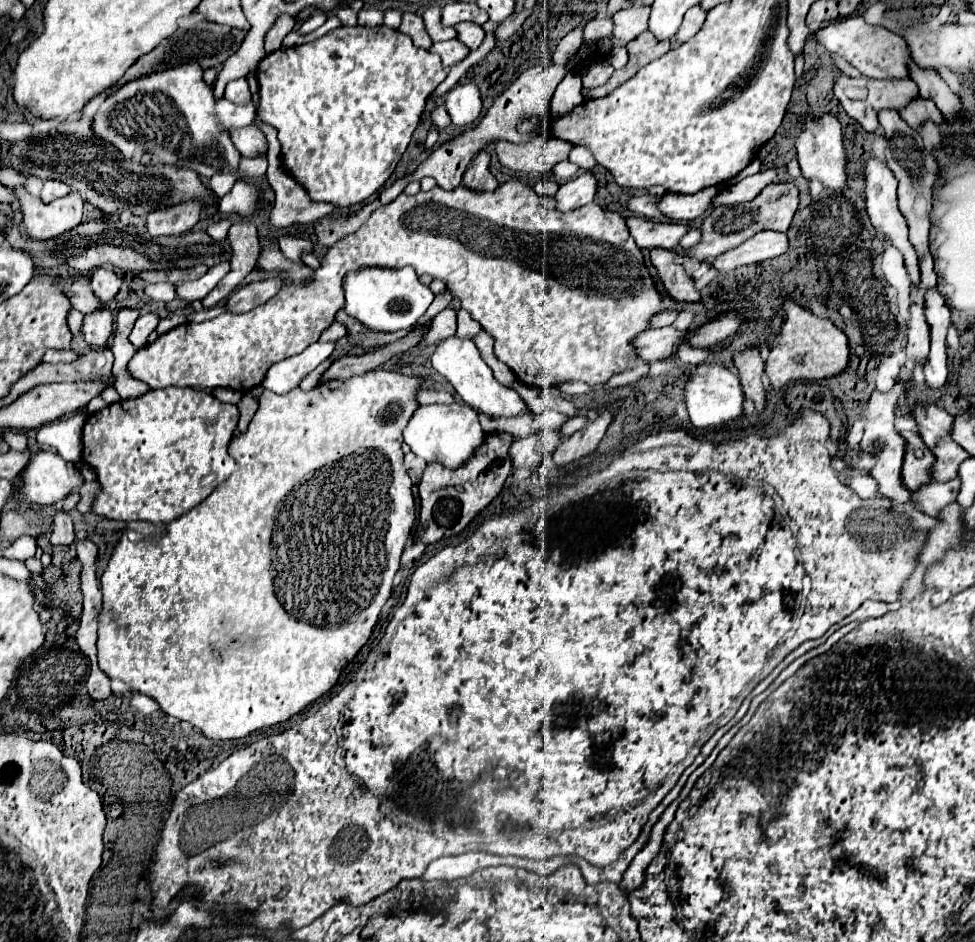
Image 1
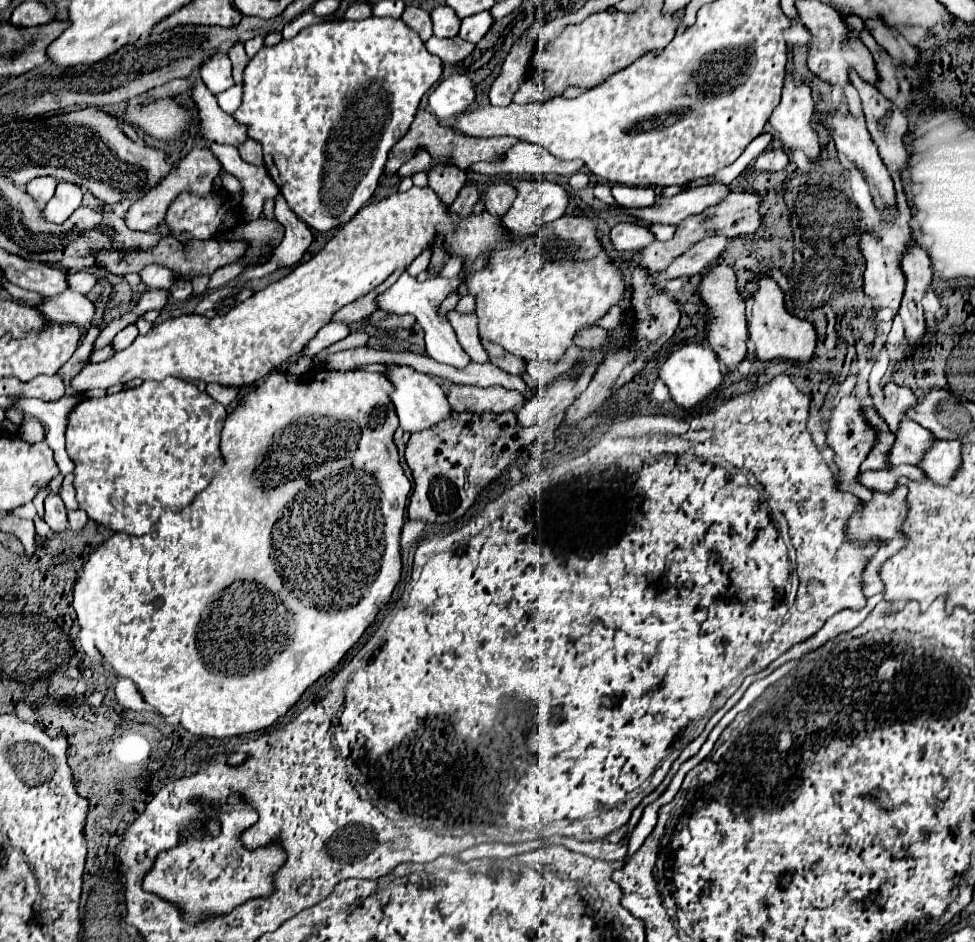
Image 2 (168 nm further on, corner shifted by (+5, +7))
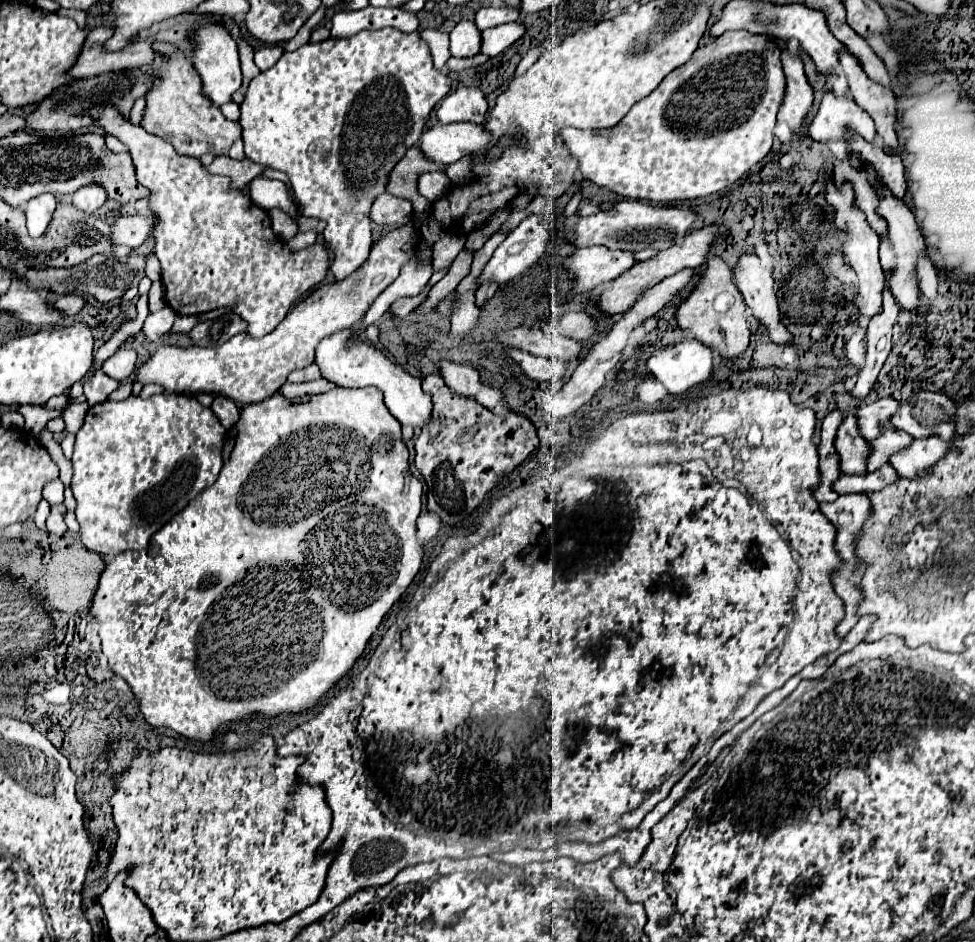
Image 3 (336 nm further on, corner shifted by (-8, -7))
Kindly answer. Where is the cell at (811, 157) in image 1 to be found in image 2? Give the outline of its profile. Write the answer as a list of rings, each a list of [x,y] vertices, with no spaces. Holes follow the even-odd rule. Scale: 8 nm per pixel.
[[[787,73],[781,103],[773,109],[769,123],[787,149],[801,149],[809,159],[817,159],[821,153],[819,137],[815,129],[809,127],[815,115],[811,89],[803,83],[797,85],[793,75]]]

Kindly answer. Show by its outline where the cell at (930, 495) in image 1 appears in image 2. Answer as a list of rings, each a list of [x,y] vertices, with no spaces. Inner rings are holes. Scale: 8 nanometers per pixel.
[[[891,465],[889,469],[881,469],[881,471],[863,471],[857,475],[857,481],[861,481],[861,485],[865,487],[873,487],[877,491],[885,491],[891,493],[897,487],[897,479],[899,477],[907,477],[907,479],[925,479],[923,471],[919,471],[913,465]]]

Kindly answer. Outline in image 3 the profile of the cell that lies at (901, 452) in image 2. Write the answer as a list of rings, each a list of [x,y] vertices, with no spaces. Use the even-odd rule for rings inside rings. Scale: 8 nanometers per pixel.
[[[886,427],[884,435],[876,441],[870,441],[872,445],[872,455],[868,459],[868,473],[880,469],[882,465],[888,465],[890,457],[900,449],[908,449],[910,441],[914,441],[912,435],[908,435],[906,431],[900,431],[896,427]]]

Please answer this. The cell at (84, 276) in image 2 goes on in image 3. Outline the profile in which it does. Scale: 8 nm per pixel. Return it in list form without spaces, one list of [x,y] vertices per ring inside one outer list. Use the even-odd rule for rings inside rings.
[[[64,295],[64,297],[60,297],[58,301],[54,301],[52,305],[56,305],[58,309],[62,309],[66,315],[70,315],[70,317],[74,317],[74,315],[78,315],[80,313],[80,309],[84,307],[84,297],[82,295]]]

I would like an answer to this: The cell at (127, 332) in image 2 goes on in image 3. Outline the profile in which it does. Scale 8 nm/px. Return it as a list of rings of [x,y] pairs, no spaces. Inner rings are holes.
[[[118,349],[110,359],[104,361],[102,365],[102,371],[106,375],[110,375],[112,379],[116,381],[126,381],[126,377],[132,375],[134,367],[136,367],[136,361],[138,361],[138,353],[132,351],[132,349]]]

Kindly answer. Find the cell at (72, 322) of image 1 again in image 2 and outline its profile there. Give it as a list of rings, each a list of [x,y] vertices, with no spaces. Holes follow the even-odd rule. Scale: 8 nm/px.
[[[9,281],[5,283],[5,291],[9,293],[13,300],[23,305],[30,305],[30,303],[33,304],[37,302],[37,300],[41,300],[42,297],[42,295],[34,291],[21,289],[19,286],[12,284]]]

